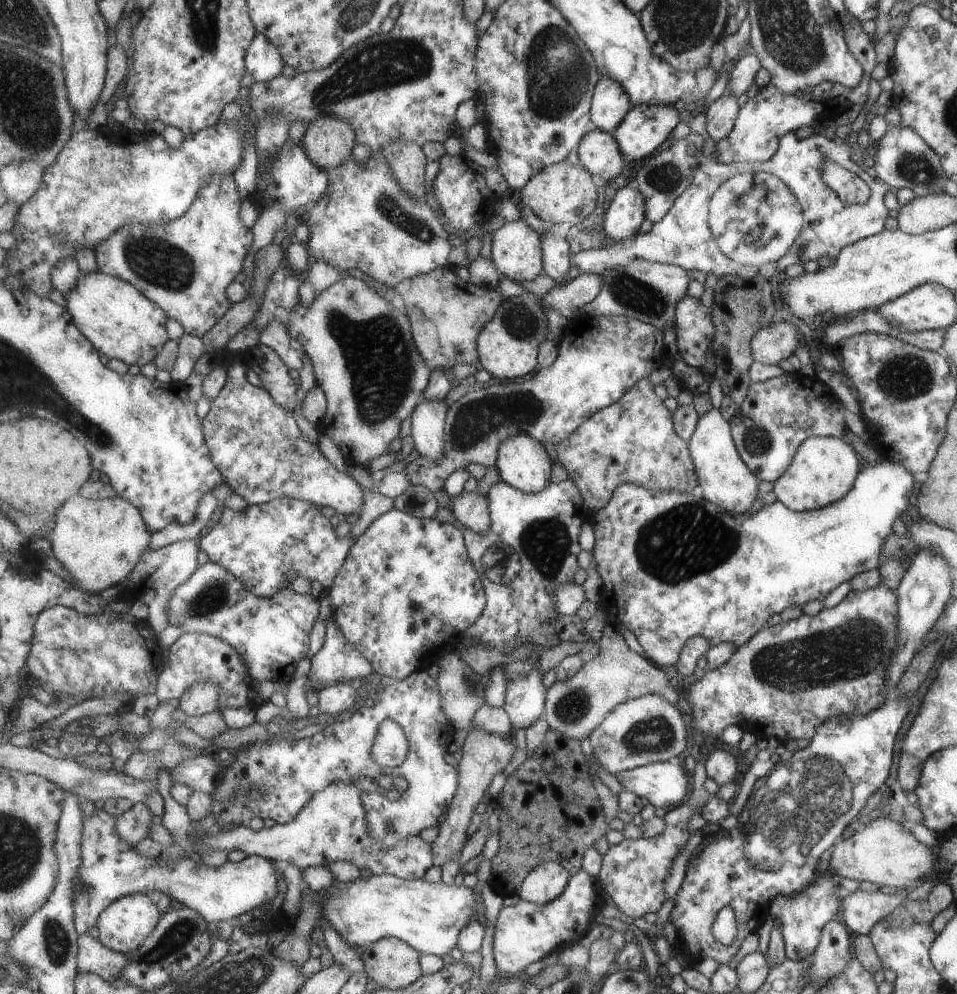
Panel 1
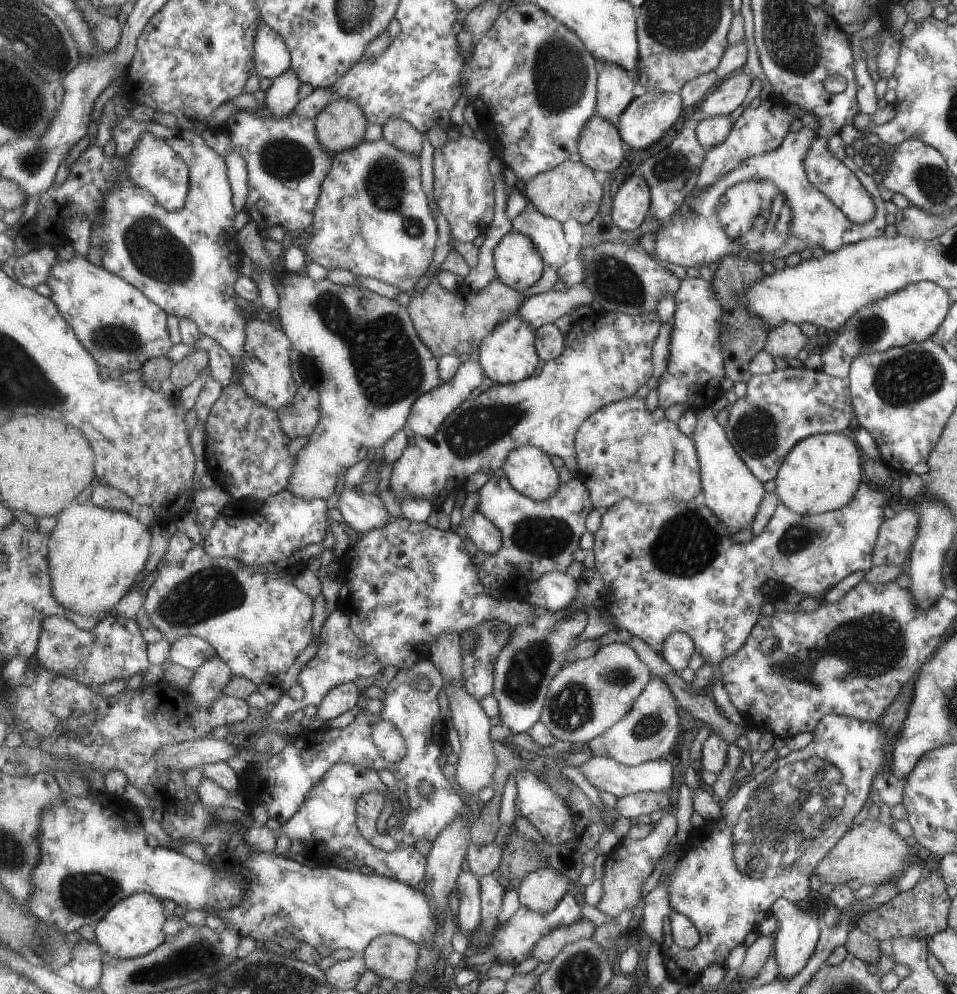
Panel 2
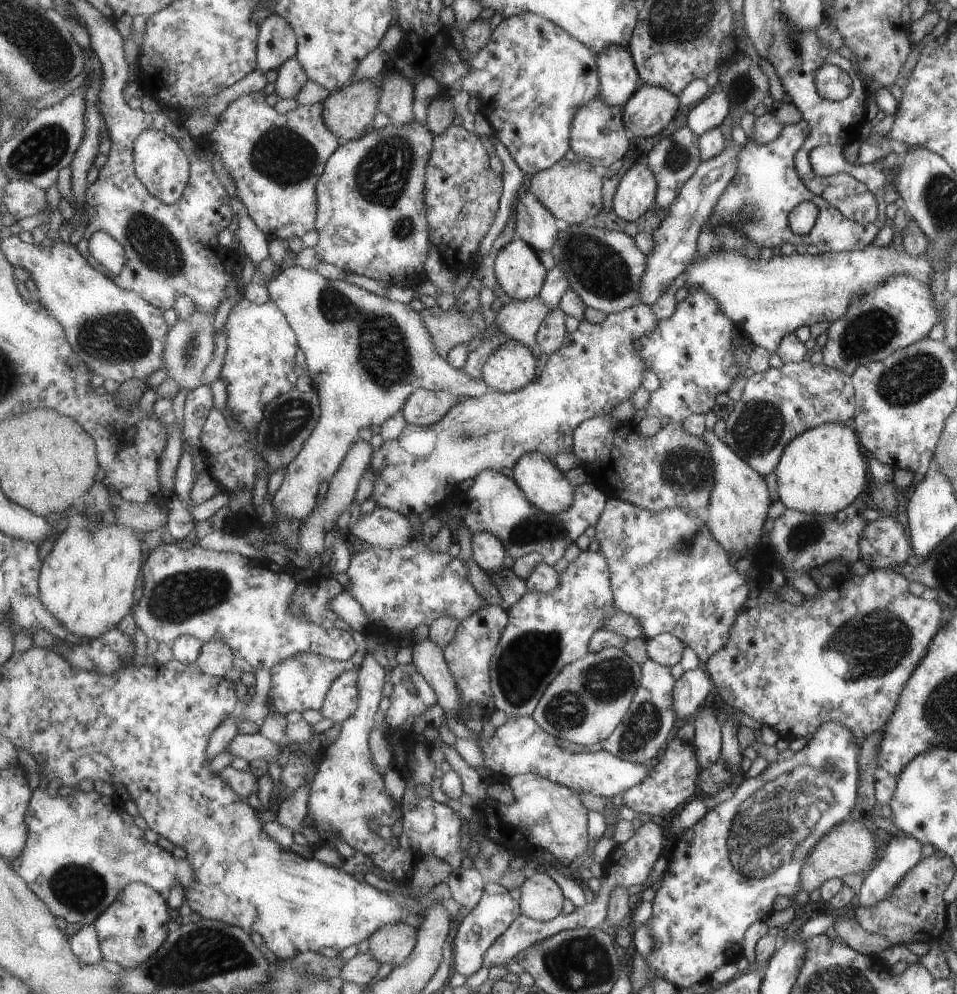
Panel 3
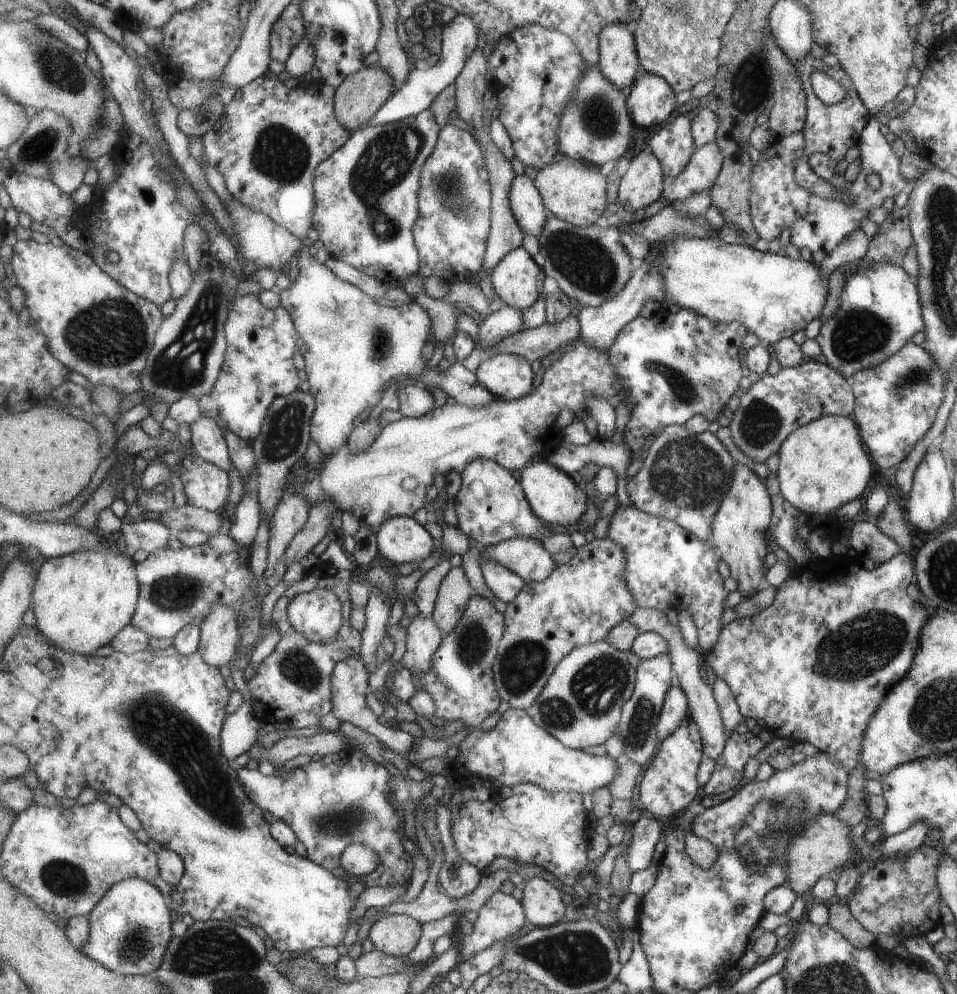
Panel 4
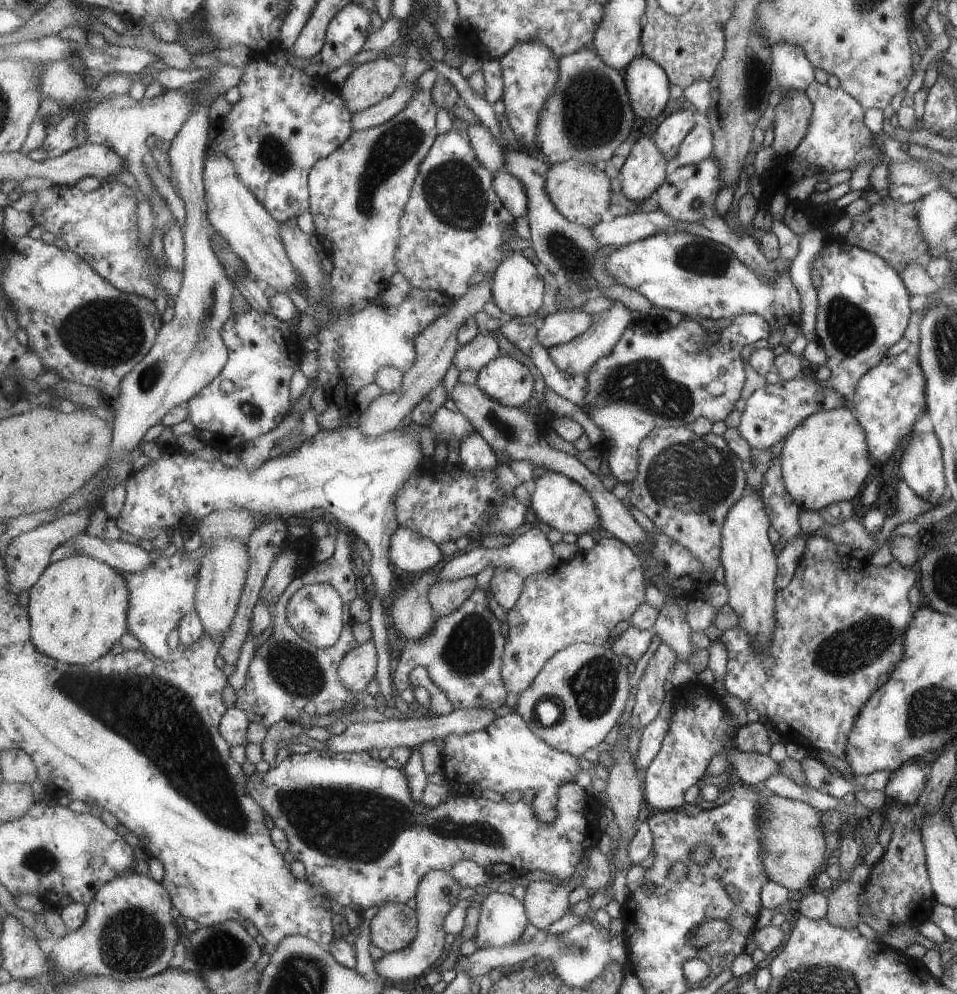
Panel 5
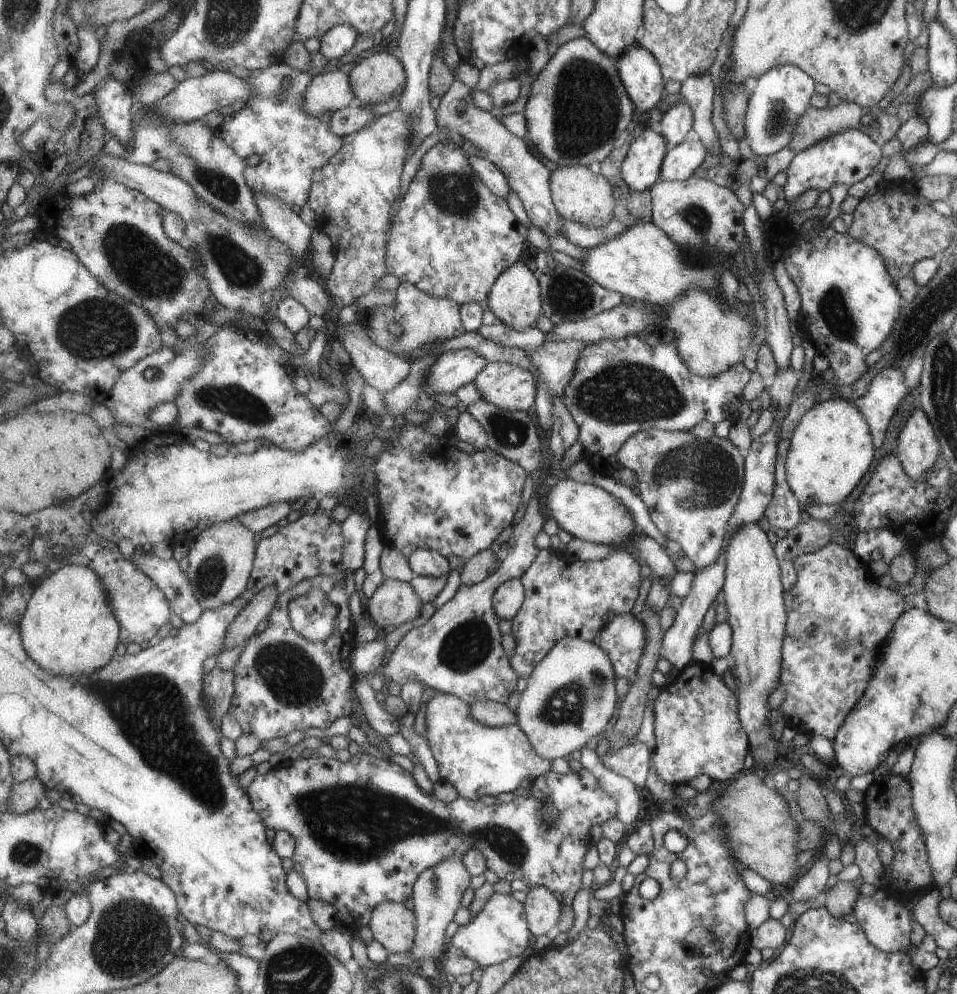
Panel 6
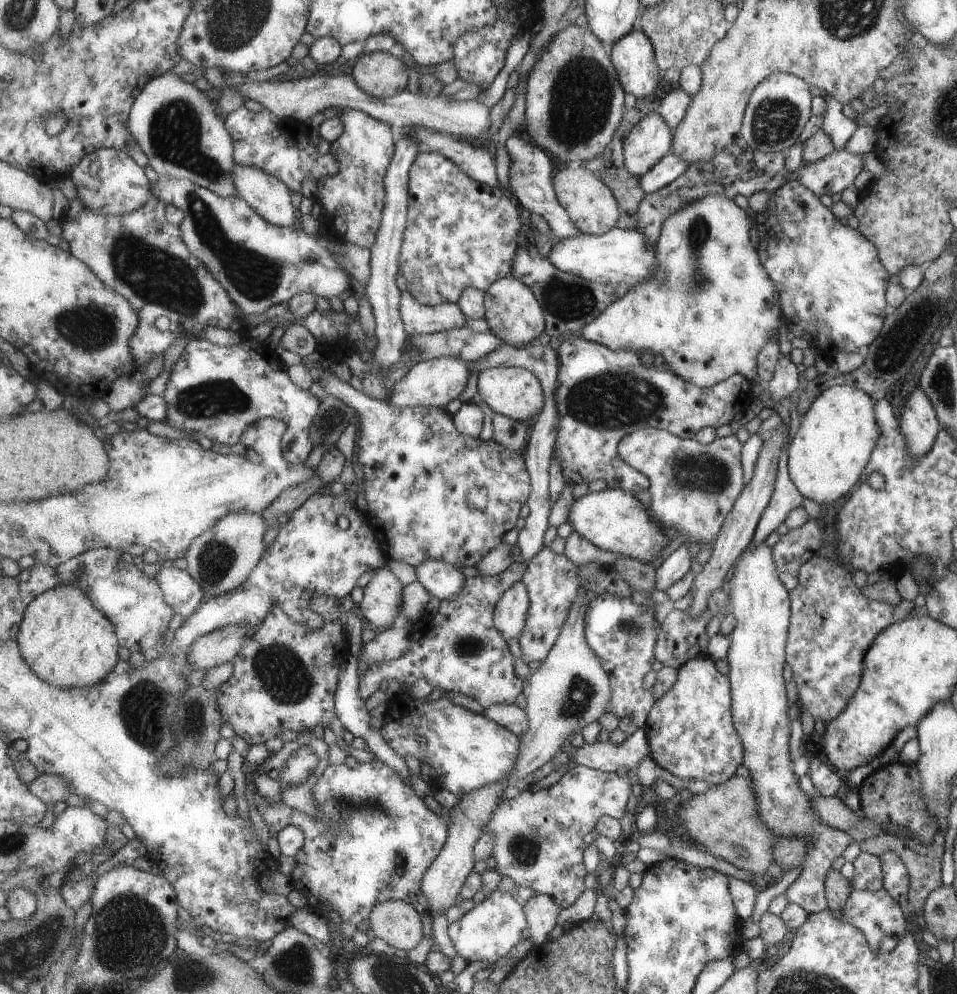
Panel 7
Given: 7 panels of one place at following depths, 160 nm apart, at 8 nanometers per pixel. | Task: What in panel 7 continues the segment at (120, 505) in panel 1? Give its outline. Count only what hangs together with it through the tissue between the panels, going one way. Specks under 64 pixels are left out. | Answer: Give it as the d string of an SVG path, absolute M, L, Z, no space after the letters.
M75 582L44 592L28 606L17 642L29 666L33 666L33 670L47 683L61 688L96 685L120 661L120 638L115 624Z

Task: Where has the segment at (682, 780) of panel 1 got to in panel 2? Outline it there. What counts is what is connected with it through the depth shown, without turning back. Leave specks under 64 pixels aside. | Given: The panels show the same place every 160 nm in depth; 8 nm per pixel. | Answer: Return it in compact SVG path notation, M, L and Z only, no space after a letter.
M594 754L580 766L580 769L588 782L597 791L601 790L601 792L609 792L620 799L640 792L670 792L671 784L673 784L673 780L675 780L675 770L673 770L674 765L674 762L669 762L669 760L660 758L629 766L615 760L613 757Z

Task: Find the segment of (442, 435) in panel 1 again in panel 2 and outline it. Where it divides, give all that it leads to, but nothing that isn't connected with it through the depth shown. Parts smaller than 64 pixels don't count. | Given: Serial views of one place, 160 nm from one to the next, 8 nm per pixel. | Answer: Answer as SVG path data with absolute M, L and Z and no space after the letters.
M465 361L451 380L444 382L417 399L417 402L412 406L412 412L408 420L409 428L416 435L431 438L436 433L436 430L445 422L445 419L458 406L461 406L463 402L473 397L473 390L480 390L486 384L486 381L486 372L480 361Z

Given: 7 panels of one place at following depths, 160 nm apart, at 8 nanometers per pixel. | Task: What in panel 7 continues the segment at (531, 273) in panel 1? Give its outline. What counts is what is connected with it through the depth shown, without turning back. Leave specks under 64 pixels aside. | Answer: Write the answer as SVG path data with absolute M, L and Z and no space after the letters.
M509 274L499 279L485 291L486 322L489 332L495 333L499 339L514 347L522 347L545 340L546 318L544 307L536 294L520 278Z

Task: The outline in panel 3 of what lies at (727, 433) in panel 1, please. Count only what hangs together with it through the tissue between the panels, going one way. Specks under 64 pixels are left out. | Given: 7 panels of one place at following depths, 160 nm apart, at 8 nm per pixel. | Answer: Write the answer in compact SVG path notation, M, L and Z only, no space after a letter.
M707 431L702 437L709 445L711 458L712 492L707 521L709 532L727 554L735 554L740 559L759 542L761 526L764 526L769 508L769 492L759 473L735 454L715 432Z

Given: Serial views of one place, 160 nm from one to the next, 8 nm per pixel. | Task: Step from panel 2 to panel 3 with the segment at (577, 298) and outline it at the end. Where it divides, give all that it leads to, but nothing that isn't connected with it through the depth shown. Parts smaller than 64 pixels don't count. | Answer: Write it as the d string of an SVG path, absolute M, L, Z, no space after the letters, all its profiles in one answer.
M535 297L505 302L494 318L494 324L511 339L524 342L533 349L537 346L537 335L545 317L551 310L542 299Z

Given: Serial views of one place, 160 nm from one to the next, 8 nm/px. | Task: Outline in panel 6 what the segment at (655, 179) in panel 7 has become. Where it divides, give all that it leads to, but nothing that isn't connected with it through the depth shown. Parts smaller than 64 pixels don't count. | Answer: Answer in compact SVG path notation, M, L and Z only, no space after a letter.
M695 136L672 148L664 158L659 182L682 181L692 177L709 153L707 146Z

